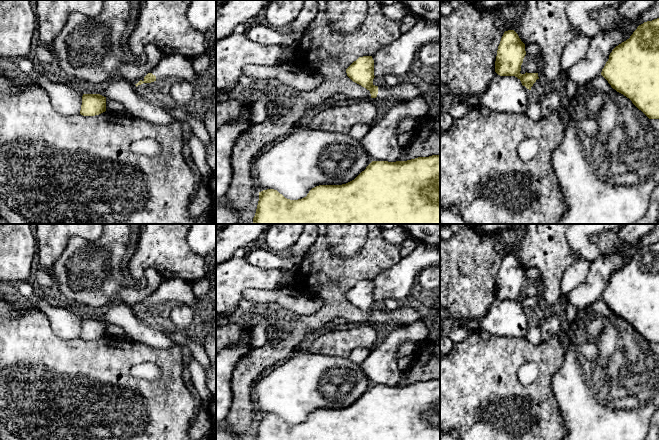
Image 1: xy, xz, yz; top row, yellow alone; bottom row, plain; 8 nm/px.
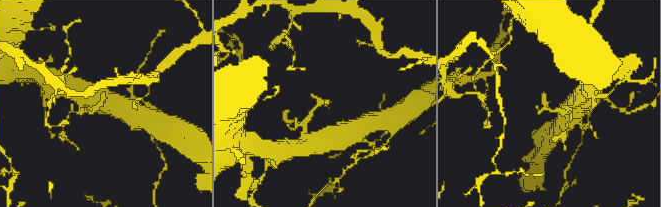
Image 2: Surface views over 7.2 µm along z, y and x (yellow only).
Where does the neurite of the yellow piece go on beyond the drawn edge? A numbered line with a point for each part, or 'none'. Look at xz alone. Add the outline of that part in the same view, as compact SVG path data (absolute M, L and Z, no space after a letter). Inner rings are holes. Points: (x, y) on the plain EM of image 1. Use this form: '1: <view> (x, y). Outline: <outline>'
1: xz (404, 314). Outline: M407 302L407 303L399 303L397 308L393 310L378 311L377 321L372 322L370 318L369 323L375 326L387 325L388 327L393 328L408 325L422 319L423 316L421 316L420 313L416 311L414 308L412 308L409 302Z

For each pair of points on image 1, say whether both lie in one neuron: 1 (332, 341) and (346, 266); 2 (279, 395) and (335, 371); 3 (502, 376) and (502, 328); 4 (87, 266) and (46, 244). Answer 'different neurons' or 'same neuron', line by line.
1: different neurons
2: same neuron
3: different neurons
4: different neurons

